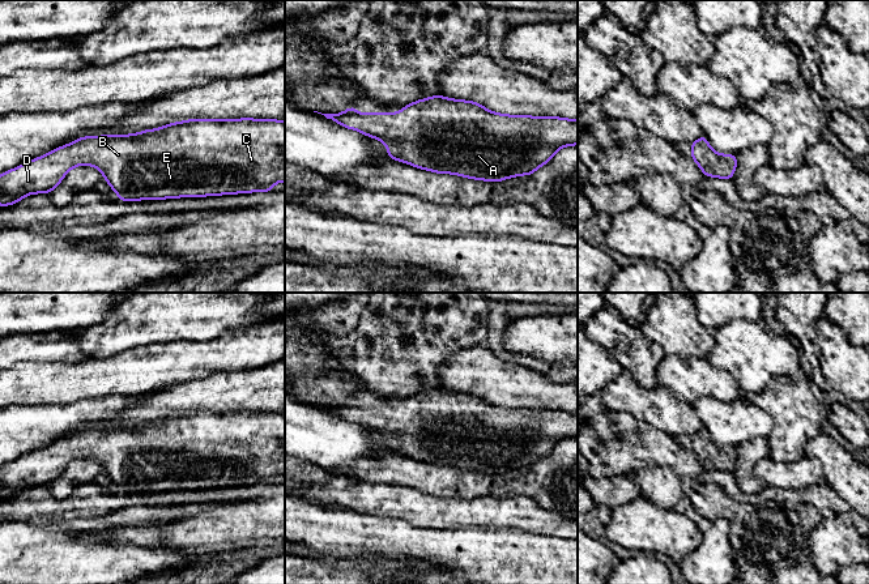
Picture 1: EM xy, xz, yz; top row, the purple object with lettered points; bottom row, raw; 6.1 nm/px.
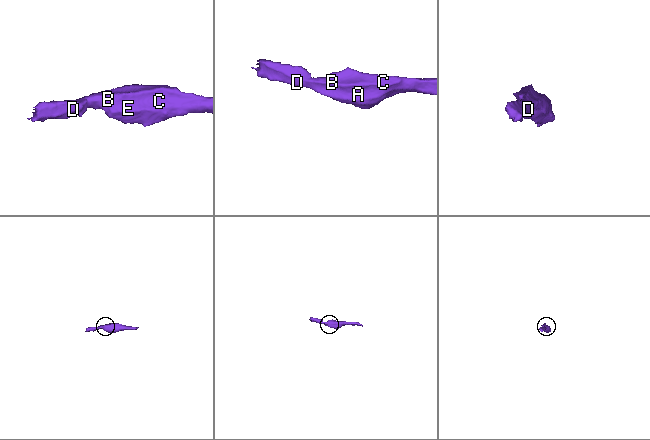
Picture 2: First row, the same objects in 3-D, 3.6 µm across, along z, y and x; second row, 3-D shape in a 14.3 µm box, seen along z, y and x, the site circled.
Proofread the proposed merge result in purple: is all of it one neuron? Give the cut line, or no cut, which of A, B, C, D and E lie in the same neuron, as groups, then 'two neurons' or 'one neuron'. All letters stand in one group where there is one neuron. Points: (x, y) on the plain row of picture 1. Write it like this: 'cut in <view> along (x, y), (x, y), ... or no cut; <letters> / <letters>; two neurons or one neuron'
no cut; A B C D E; one neuron

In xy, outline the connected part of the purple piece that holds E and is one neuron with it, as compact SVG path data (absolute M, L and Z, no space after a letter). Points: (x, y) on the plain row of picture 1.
M189 412L186 414L171 415L162 418L157 422L146 422L135 427L103 427L103 429L86 429L74 432L68 438L63 438L57 442L51 443L48 447L31 452L24 457L17 459L13 462L5 464L0 468L0 499L8 499L18 495L24 490L31 486L47 486L57 479L65 466L80 457L95 459L105 473L110 477L111 482L118 486L118 491L122 494L136 494L136 493L161 493L161 491L175 491L175 490L201 490L201 489L217 489L217 487L233 487L233 486L250 486L256 483L264 483L269 486L273 483L273 477L285 474L285 414L273 412Z

